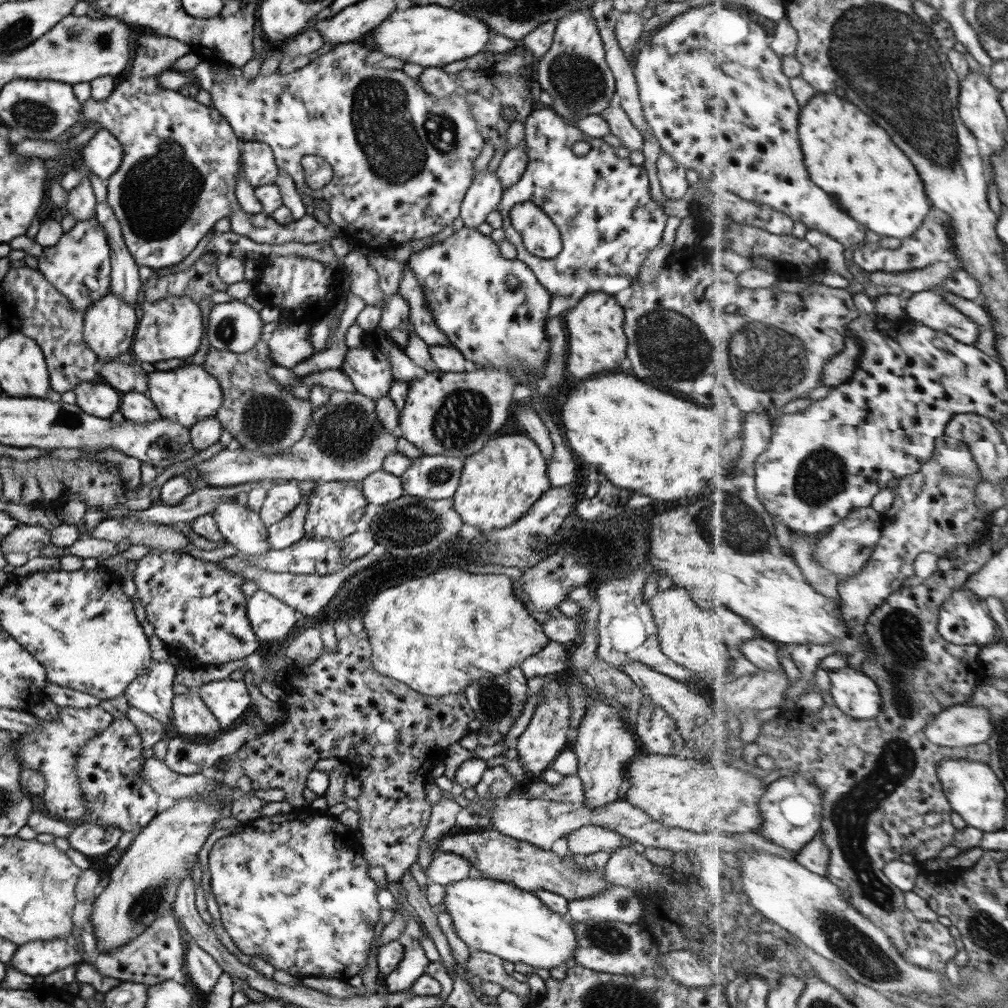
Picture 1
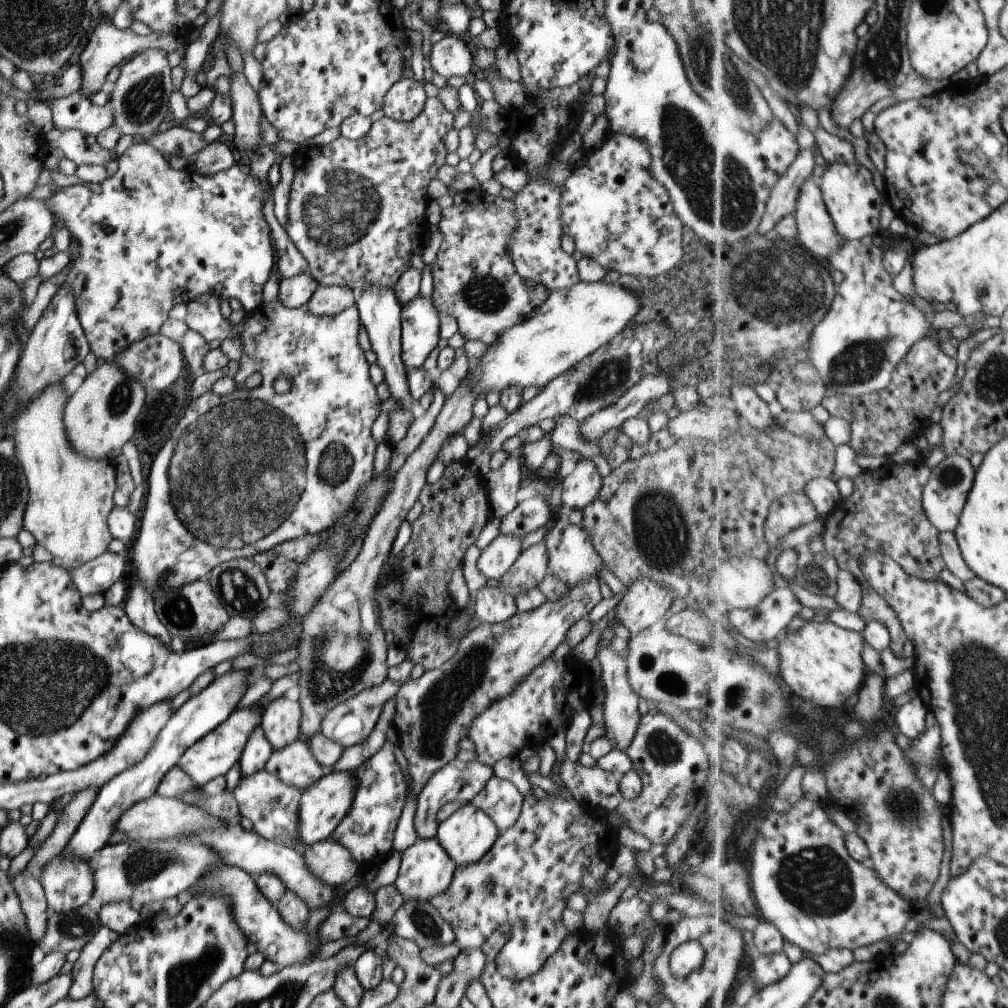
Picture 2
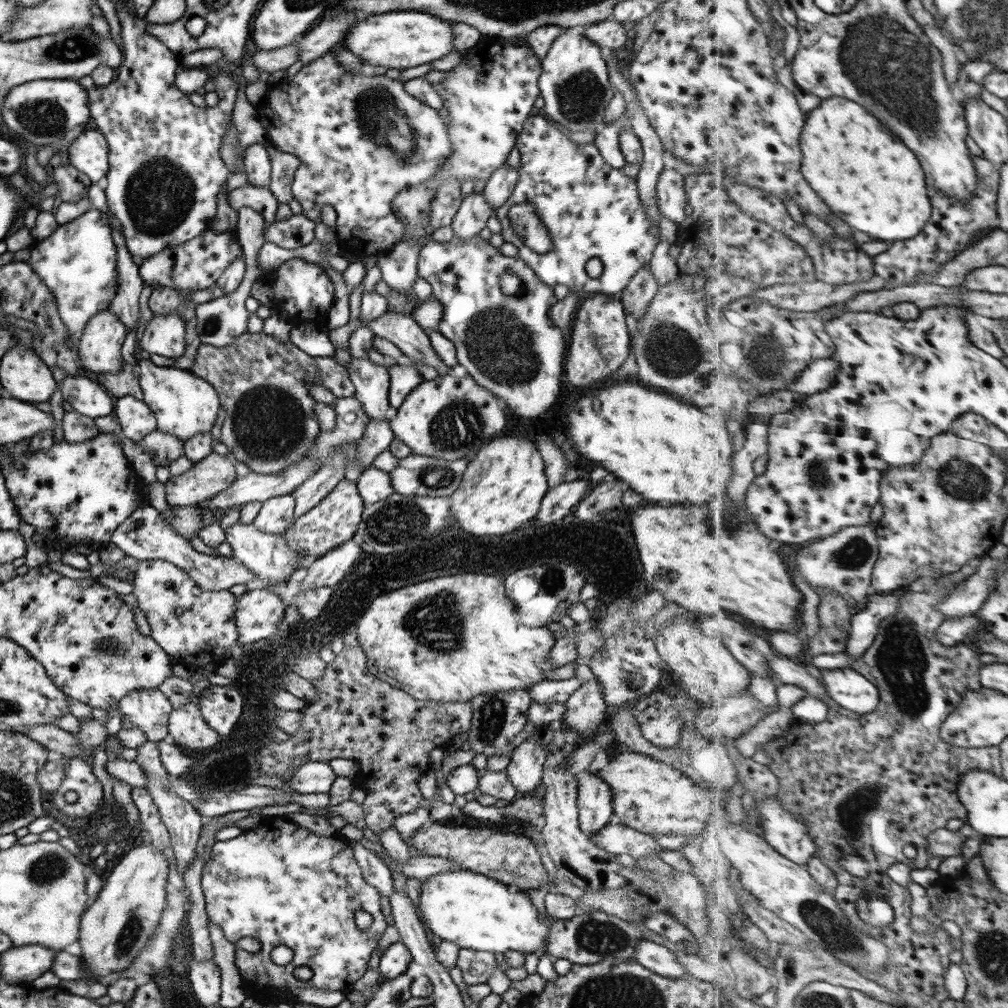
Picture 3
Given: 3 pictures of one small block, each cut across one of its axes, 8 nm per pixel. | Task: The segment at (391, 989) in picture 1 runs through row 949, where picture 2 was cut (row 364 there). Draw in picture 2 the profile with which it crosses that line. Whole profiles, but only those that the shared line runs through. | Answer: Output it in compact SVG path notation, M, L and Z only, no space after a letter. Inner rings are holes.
M418 294L401 308L401 358L404 366L420 369L440 342L439 311L430 297Z

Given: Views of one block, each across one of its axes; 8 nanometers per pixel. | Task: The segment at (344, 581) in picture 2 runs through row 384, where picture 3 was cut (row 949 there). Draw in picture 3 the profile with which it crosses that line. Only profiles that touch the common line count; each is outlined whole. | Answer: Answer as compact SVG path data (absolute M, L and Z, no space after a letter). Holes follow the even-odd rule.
M466 948L460 949L456 962L467 985L487 983L496 965L494 954Z

